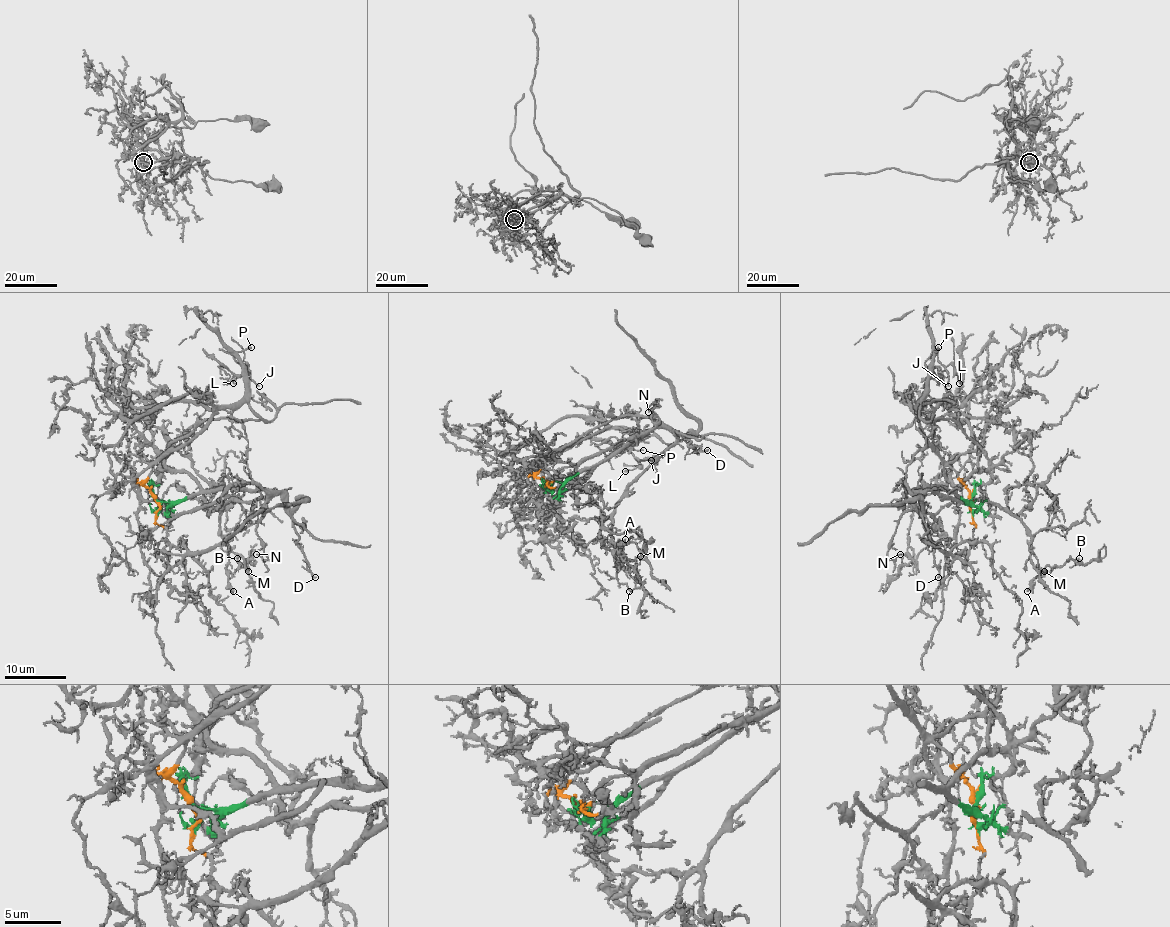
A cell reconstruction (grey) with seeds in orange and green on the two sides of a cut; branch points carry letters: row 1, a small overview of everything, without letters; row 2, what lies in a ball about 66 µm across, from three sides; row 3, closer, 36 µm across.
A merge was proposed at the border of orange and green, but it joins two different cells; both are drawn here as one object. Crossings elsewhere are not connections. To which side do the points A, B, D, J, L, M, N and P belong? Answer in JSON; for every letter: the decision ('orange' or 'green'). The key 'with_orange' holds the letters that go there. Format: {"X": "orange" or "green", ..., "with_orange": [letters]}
{"A": "green", "B": "green", "D": "green", "J": "orange", "L": "orange", "M": "green", "N": "green", "P": "orange", "with_orange": ["J", "L", "P"]}

